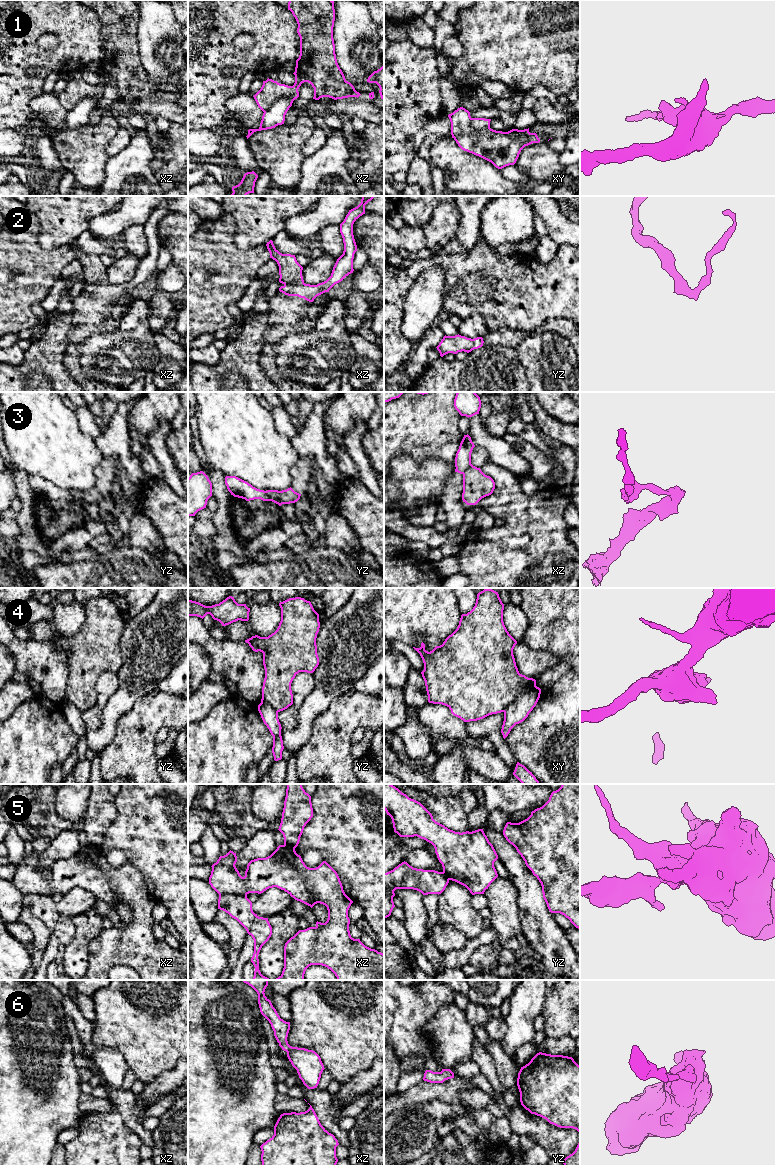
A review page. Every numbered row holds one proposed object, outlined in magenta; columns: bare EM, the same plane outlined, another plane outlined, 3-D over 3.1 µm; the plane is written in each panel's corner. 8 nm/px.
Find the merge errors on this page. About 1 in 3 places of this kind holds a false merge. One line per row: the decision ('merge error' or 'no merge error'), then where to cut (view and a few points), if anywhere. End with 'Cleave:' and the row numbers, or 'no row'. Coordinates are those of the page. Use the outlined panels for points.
1: merge error | xz (293, 100), (289, 97), (279, 97), (264, 112)
2: no merge error | no cut
3: merge error | yz (265, 491), (270, 500)
4: merge error | xy (535, 685), (520, 693), (503, 711)
5: merge error | xz (284, 844), (294, 848)
6: no merge error | no cut
Cleave: 1, 3, 4, 5

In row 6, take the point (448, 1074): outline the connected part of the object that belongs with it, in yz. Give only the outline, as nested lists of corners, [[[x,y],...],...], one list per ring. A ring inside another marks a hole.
[[[442,1069],[441,1072],[426,1070],[423,1080],[430,1083],[443,1083],[445,1080],[454,1078],[454,1073],[450,1069]]]

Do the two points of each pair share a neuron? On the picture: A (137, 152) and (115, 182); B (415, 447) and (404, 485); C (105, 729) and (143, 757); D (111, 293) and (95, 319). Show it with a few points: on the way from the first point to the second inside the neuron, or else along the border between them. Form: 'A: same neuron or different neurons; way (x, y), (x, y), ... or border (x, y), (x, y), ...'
A: same neuron; way (135, 159), (122, 175)
B: different neurons; border (394, 456), (409, 454), (419, 462), (435, 458)
C: different neurons; border (123, 714), (118, 721), (115, 738), (103, 750)
D: same neuron; way (105, 299), (95, 309), (95, 313)

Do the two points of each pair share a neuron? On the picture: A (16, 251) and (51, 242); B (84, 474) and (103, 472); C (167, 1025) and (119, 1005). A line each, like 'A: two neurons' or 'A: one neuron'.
A: two neurons
B: two neurons
C: one neuron

